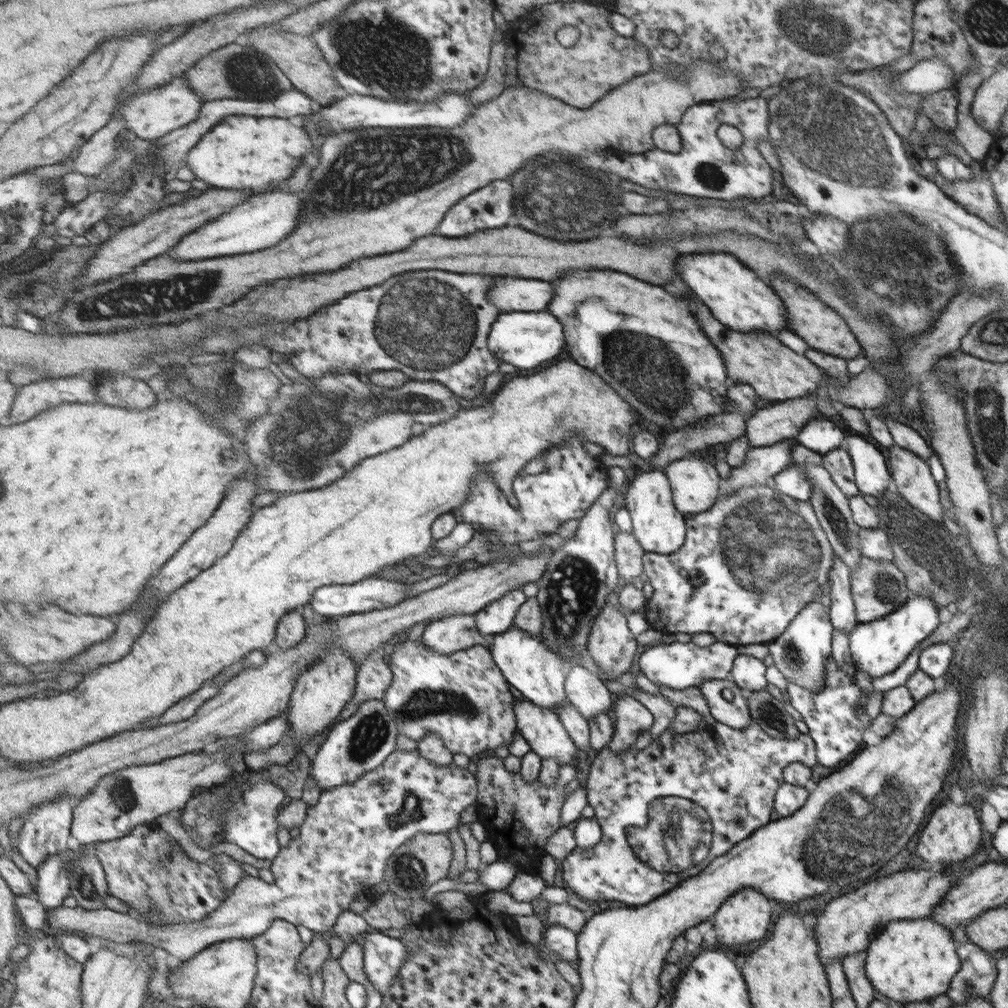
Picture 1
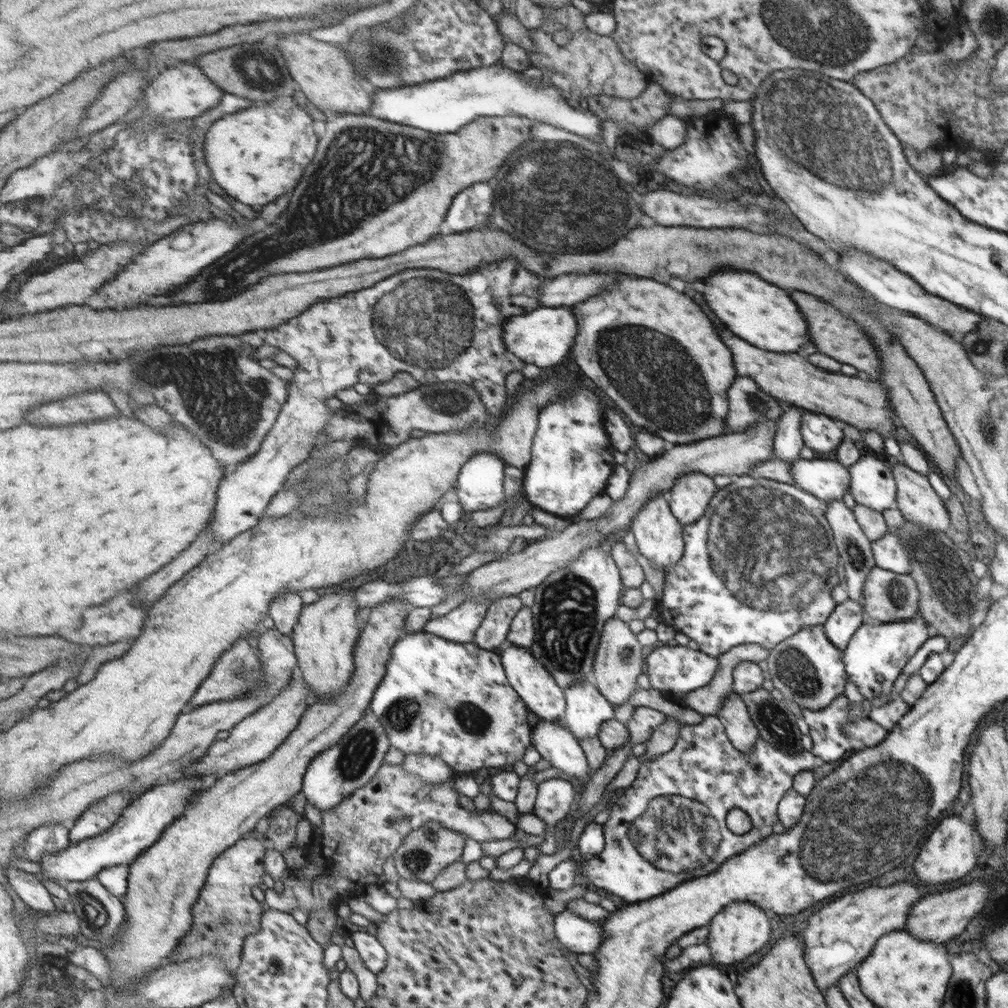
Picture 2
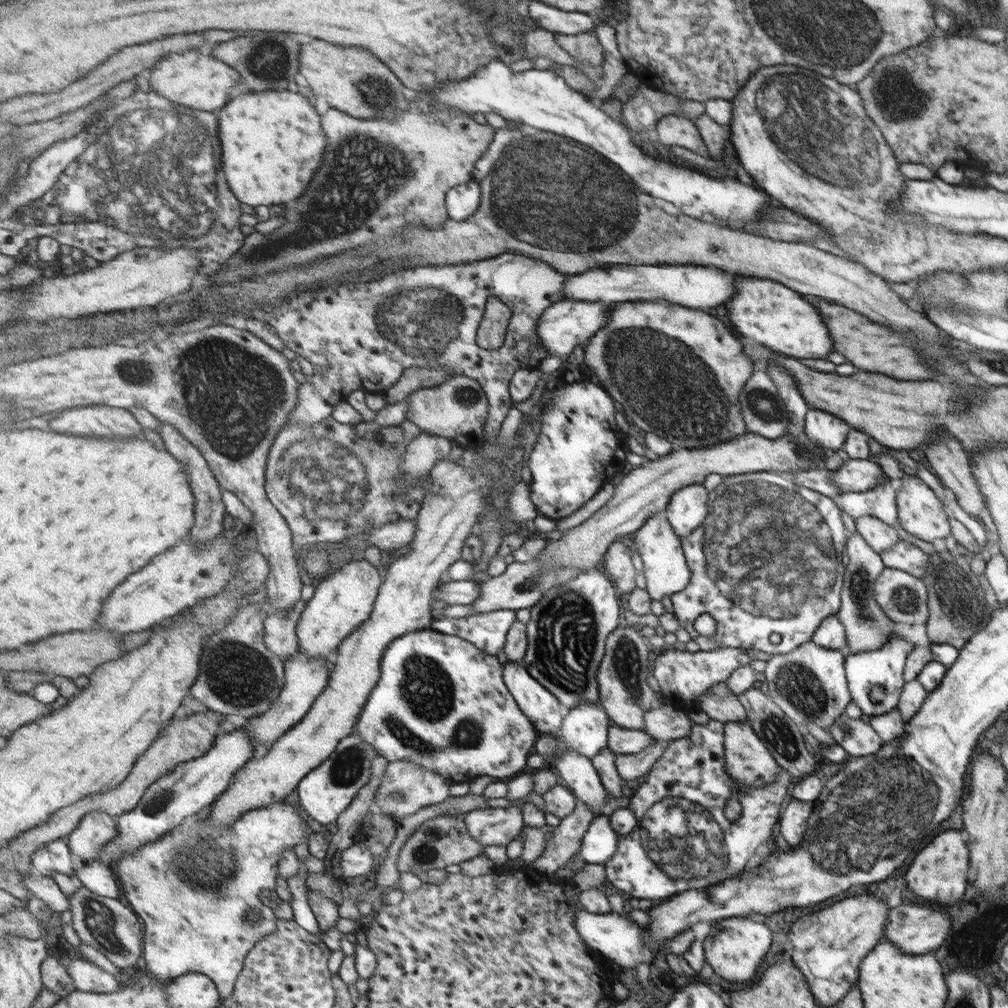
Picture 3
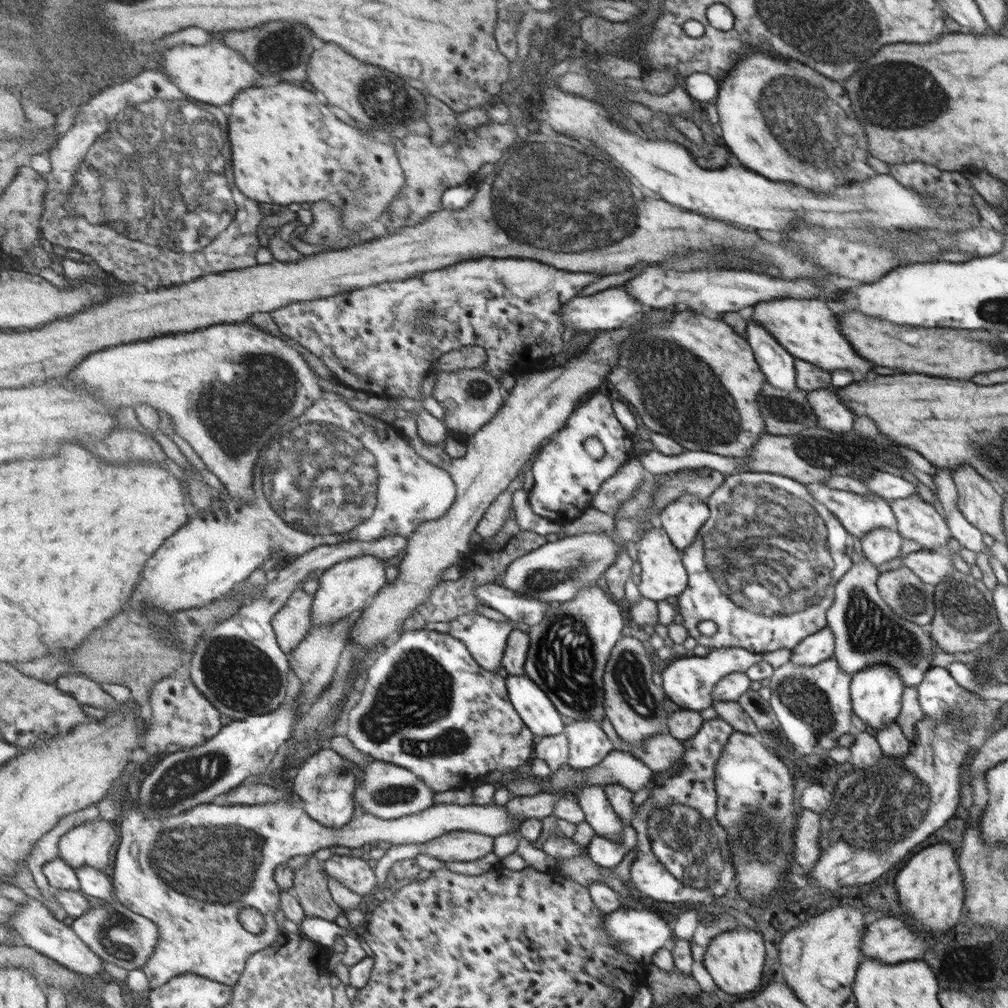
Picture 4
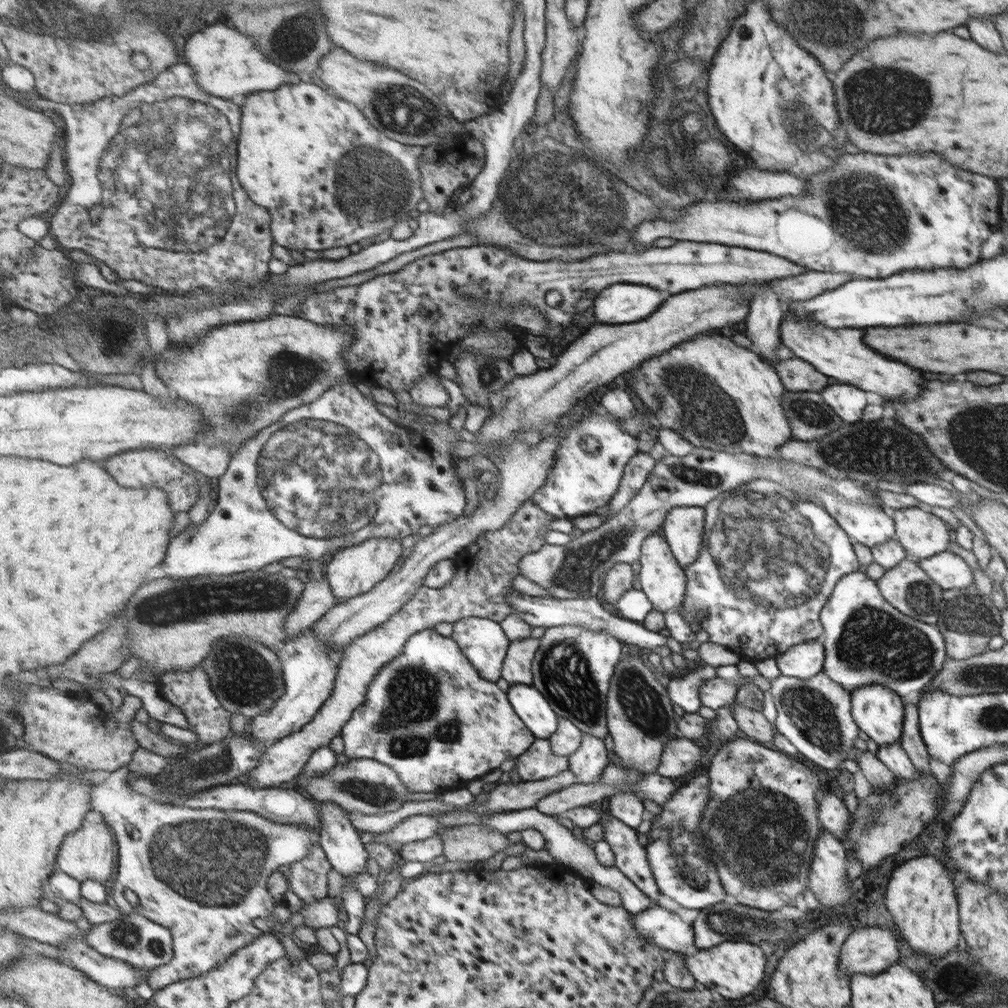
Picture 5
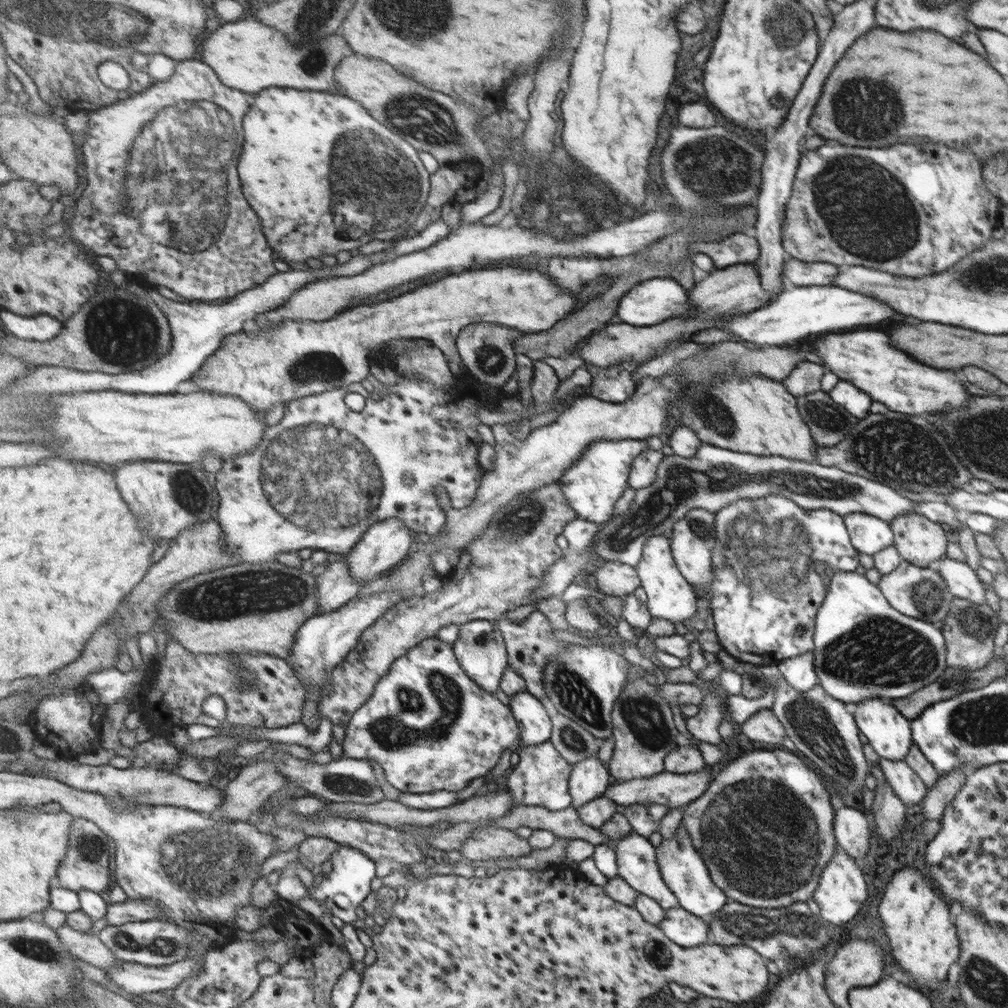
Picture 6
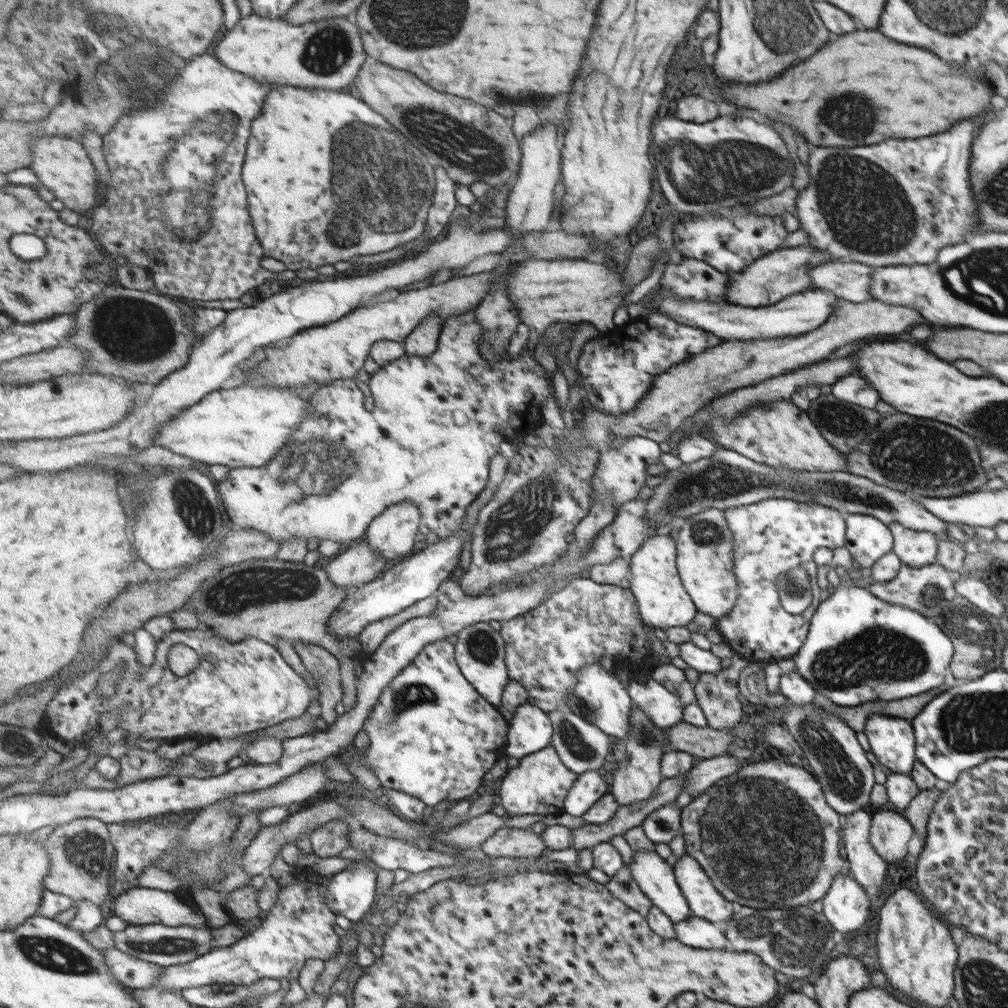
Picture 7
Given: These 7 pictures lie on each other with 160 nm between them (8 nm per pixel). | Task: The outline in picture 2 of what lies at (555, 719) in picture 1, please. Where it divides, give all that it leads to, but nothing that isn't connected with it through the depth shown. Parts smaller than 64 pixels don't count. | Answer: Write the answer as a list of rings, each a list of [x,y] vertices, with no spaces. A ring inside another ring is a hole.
[[[534,718],[534,723],[531,733],[532,746],[551,764],[555,772],[561,770],[569,777],[578,779],[591,772],[572,730],[562,722]]]

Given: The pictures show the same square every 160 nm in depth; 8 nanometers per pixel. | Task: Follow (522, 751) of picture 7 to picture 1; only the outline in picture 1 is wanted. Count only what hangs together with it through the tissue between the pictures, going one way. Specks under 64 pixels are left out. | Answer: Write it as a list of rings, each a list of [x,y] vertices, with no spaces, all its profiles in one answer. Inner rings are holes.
[[[514,626],[507,632],[494,636],[490,651],[517,694],[551,710],[558,711],[569,703],[566,693],[569,662],[559,651],[547,644],[543,635],[527,634]]]

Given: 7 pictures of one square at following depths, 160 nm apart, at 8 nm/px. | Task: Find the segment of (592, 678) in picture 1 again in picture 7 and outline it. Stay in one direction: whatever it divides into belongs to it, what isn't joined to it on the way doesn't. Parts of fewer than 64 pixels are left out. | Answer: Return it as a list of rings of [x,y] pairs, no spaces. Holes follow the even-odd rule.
[[[597,771],[578,774],[573,788],[567,795],[565,812],[573,816],[581,816],[607,792],[609,792],[608,779],[601,778]]]

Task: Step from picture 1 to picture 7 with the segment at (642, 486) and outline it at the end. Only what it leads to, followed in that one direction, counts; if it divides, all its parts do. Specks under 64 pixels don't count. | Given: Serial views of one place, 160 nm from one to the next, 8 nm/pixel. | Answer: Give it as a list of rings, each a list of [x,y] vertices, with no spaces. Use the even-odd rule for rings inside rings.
[[[665,532],[648,536],[639,545],[628,561],[630,570],[630,591],[638,600],[639,614],[643,624],[651,629],[667,629],[671,626],[685,627],[695,616],[695,607],[681,584],[676,564],[676,548],[671,537]]]

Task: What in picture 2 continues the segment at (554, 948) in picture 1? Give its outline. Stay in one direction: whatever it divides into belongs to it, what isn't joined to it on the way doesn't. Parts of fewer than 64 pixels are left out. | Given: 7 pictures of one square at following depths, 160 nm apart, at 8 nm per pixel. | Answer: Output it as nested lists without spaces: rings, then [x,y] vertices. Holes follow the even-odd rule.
[[[566,908],[556,915],[555,924],[558,939],[577,955],[591,954],[602,939],[599,921],[585,920]]]

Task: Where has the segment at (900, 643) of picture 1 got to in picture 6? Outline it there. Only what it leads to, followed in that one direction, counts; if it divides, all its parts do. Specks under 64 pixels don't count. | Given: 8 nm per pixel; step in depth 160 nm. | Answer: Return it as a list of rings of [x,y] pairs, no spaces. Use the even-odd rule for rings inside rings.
[[[881,697],[866,698],[855,703],[852,714],[856,727],[867,738],[880,758],[904,760],[911,746],[910,724],[891,704]]]

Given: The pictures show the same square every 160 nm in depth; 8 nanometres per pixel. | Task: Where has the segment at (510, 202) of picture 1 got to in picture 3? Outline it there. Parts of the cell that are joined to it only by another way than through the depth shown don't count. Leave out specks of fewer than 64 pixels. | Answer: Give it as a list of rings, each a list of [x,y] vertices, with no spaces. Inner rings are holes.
[[[467,182],[448,191],[446,205],[450,218],[463,222],[471,218],[482,203],[483,189],[480,183]]]

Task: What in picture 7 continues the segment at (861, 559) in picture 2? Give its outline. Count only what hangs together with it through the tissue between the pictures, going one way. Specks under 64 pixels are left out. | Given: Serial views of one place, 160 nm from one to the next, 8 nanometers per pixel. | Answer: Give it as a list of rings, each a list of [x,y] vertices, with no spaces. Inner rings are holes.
[[[832,578],[830,595],[818,604],[810,620],[809,634],[797,655],[791,657],[796,671],[837,707],[854,707],[876,700],[899,700],[927,692],[943,682],[943,672],[949,666],[949,638],[922,613],[910,606],[899,606],[879,600],[866,588],[840,583]]]

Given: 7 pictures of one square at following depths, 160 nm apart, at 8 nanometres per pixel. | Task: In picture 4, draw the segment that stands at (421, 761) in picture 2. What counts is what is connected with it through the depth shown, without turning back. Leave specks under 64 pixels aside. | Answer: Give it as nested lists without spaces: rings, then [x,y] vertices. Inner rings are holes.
[[[374,759],[363,768],[363,772],[364,781],[358,783],[356,788],[356,804],[372,815],[387,820],[399,819],[423,812],[435,805],[436,790],[408,768]]]

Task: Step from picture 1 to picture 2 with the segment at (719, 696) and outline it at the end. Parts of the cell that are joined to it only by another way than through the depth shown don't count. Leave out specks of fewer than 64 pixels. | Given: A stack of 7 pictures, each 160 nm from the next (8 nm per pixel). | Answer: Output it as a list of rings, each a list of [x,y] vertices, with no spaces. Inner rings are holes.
[[[731,691],[728,697],[722,700],[716,716],[725,726],[727,736],[734,747],[739,752],[748,753],[754,746],[758,730],[755,730],[754,722],[749,720],[749,711],[740,699],[740,694]]]

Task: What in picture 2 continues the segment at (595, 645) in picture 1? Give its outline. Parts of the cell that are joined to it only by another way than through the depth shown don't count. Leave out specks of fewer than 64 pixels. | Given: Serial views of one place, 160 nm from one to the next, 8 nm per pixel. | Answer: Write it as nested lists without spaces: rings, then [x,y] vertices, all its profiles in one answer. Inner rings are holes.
[[[610,618],[606,620],[594,654],[593,671],[591,672],[594,687],[613,706],[623,704],[635,691],[635,678],[639,674],[633,674],[633,672],[637,668],[639,670],[643,668],[643,654],[641,654],[641,646],[635,640],[635,634],[629,631],[627,623],[624,624],[620,619]]]

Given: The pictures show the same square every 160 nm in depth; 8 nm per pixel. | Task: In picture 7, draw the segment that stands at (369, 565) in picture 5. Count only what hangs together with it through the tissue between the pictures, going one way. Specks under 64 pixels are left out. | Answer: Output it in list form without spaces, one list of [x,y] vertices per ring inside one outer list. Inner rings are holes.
[[[400,502],[390,506],[370,524],[366,532],[366,541],[370,547],[387,560],[407,556],[415,542],[417,534],[422,534],[421,511],[412,502]]]

